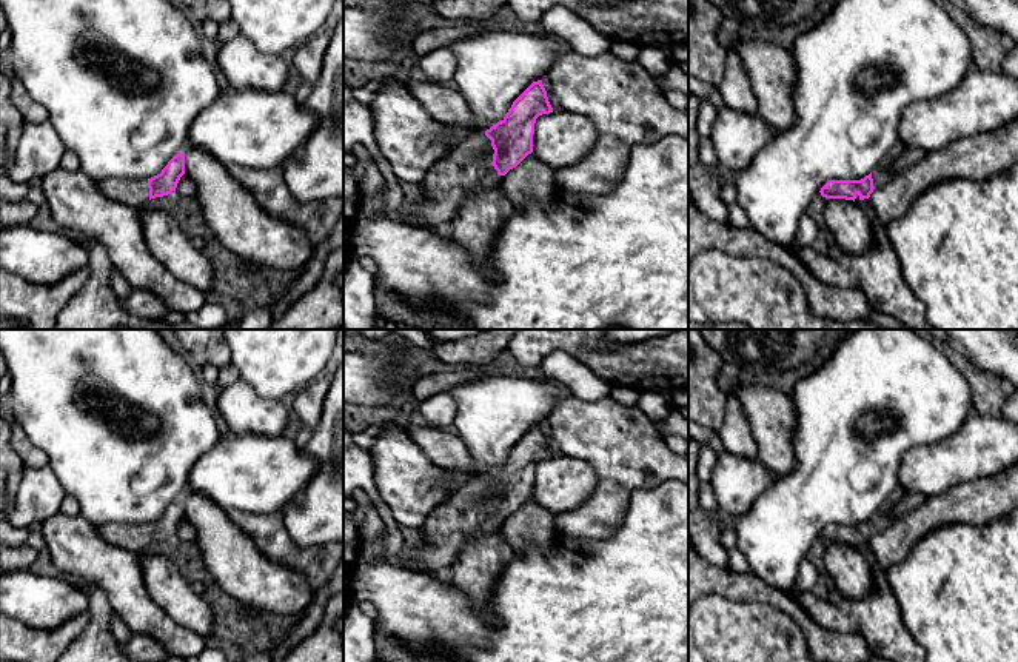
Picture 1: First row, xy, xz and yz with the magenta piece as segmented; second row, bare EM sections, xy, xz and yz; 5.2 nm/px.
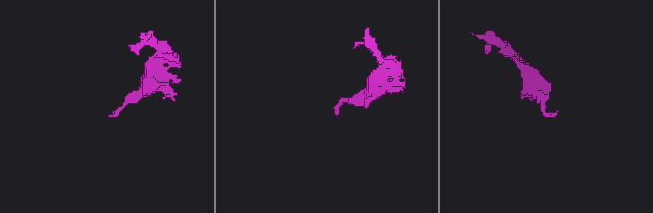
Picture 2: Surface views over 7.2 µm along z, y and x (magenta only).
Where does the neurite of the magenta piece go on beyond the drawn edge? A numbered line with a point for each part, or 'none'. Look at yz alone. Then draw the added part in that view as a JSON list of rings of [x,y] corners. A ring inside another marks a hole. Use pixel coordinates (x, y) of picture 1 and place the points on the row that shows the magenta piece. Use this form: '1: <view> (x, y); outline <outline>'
1: yz (881, 174); outline [[[898,142],[887,157],[872,171],[873,188],[886,185],[892,179],[892,162],[902,152],[904,145]]]

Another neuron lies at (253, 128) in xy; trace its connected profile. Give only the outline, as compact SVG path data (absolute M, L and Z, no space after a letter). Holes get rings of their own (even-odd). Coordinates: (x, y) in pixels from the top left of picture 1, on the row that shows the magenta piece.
M283 89L233 91L196 115L186 146L211 154L225 168L270 169L302 148L316 125L317 119Z

